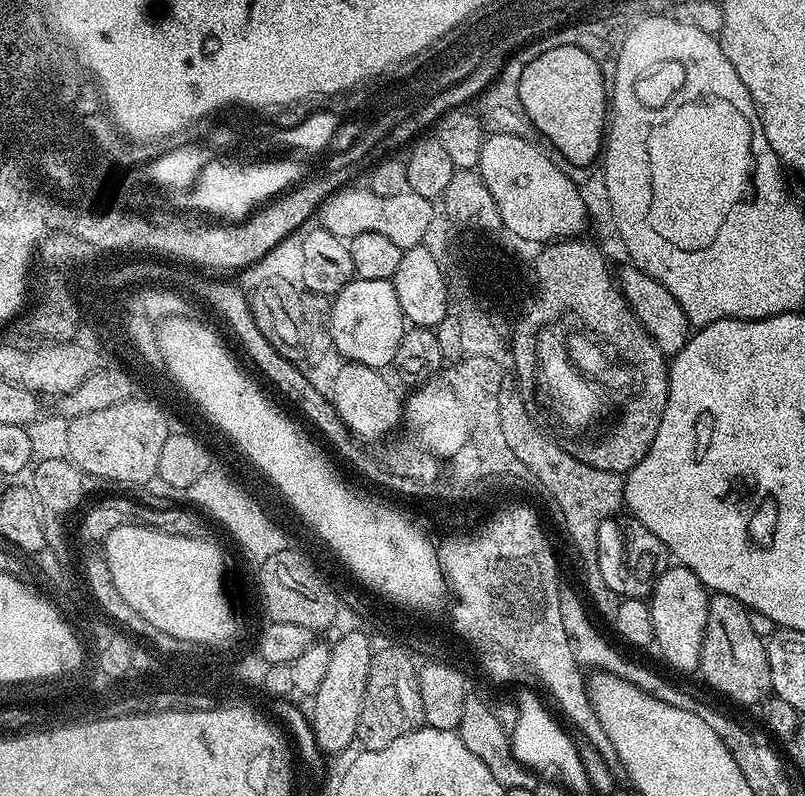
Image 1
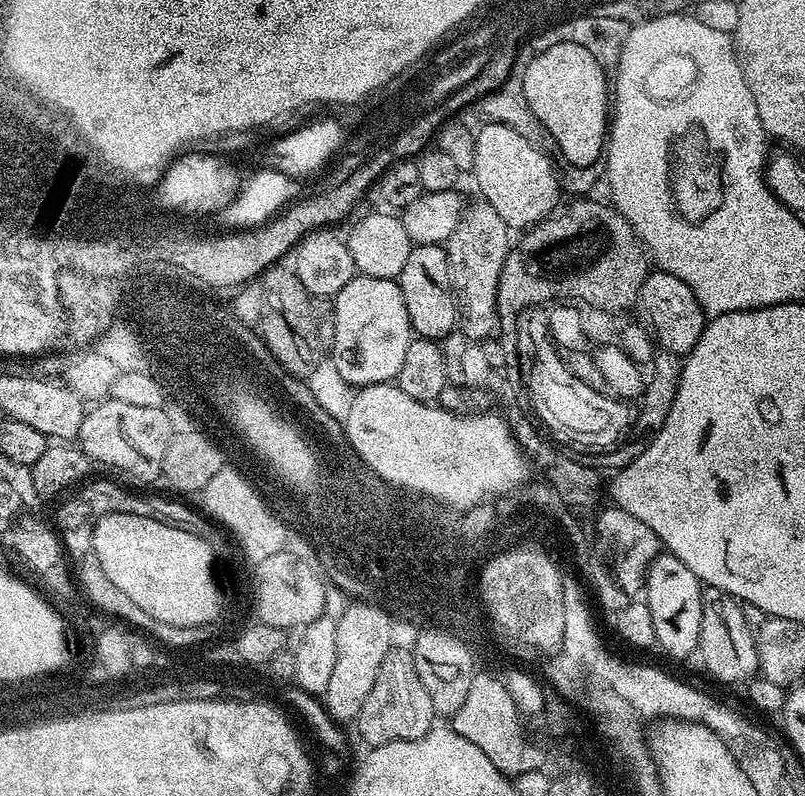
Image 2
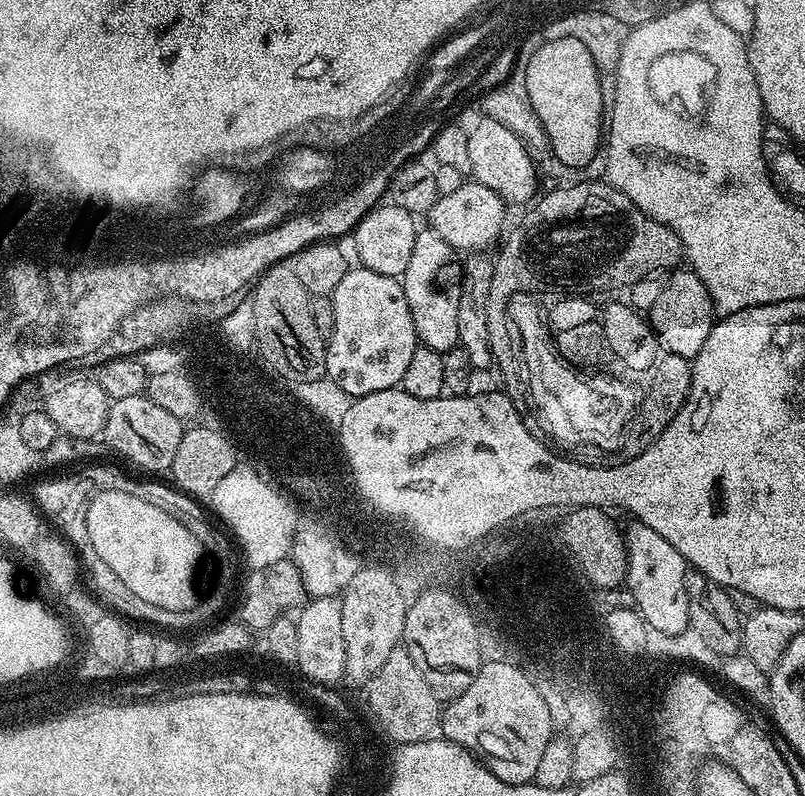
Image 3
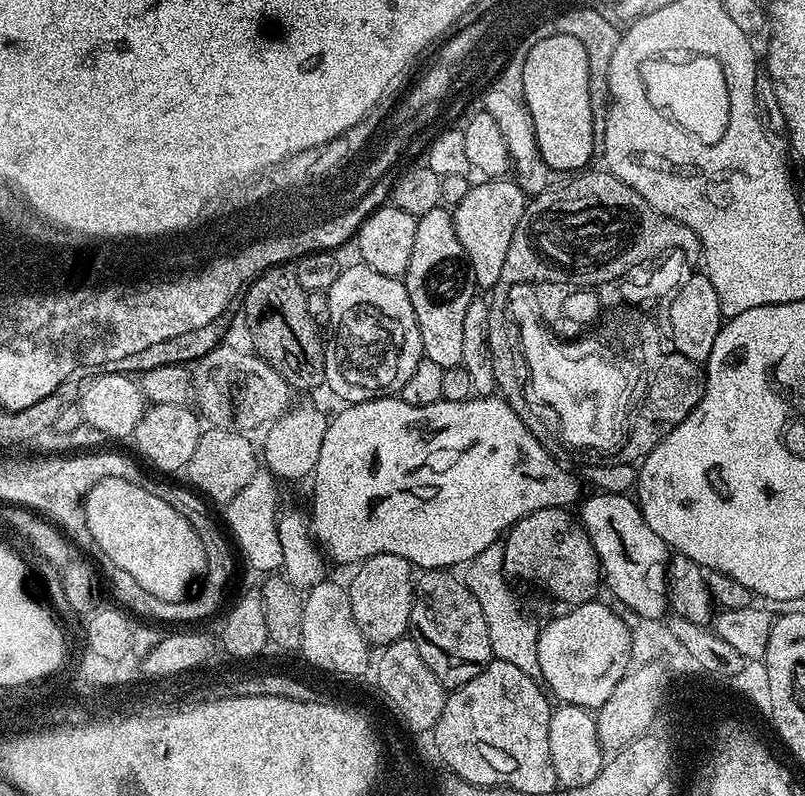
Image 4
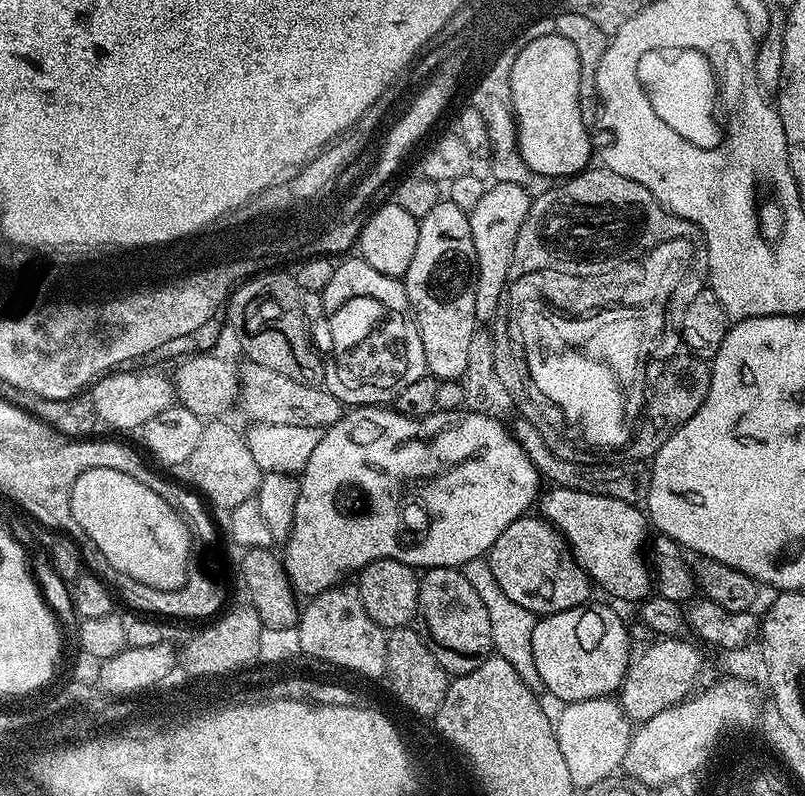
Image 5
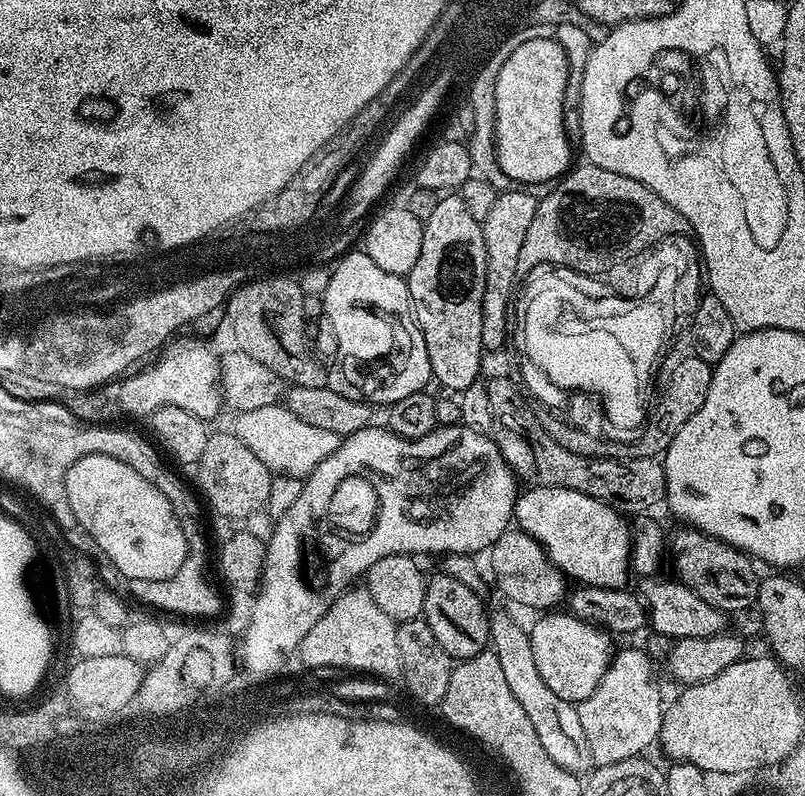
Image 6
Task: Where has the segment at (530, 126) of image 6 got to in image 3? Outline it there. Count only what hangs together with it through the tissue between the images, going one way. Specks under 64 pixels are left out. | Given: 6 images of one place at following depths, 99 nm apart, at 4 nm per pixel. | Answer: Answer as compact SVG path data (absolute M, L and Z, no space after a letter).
M557 38L534 50L530 66L526 66L526 94L530 94L530 106L538 114L538 122L544 127L546 144L552 147L556 160L568 168L584 168L602 148L602 125L606 120L606 97L600 86L598 70L590 50L578 42L578 38Z

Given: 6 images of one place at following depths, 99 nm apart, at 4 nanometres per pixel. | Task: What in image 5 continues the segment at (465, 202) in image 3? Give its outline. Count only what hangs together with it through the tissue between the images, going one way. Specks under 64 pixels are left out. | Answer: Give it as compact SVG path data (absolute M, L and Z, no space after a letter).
M496 182L488 187L478 206L474 206L474 210L468 213L470 234L474 234L476 272L480 275L474 298L477 321L492 321L502 307L499 296L503 294L504 287L509 287L510 284L507 275L514 258L514 242L518 242L518 230L524 228L532 201L533 197L522 190L522 186Z

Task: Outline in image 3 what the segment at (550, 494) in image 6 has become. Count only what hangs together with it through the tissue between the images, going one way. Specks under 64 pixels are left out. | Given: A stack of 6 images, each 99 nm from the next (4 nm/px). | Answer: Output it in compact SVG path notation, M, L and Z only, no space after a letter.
M632 522L624 532L624 543L628 545L628 578L626 587L636 599L635 607L643 616L647 627L660 630L663 634L676 635L691 625L690 598L688 597L687 582L690 566L650 526Z

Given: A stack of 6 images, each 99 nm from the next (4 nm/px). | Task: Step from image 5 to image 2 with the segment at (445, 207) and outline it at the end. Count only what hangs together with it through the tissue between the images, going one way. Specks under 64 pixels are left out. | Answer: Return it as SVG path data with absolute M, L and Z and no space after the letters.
M417 244L398 281L402 290L402 302L406 302L406 314L410 318L413 333L421 340L440 342L444 337L457 331L456 303L452 297L448 255L439 244Z

